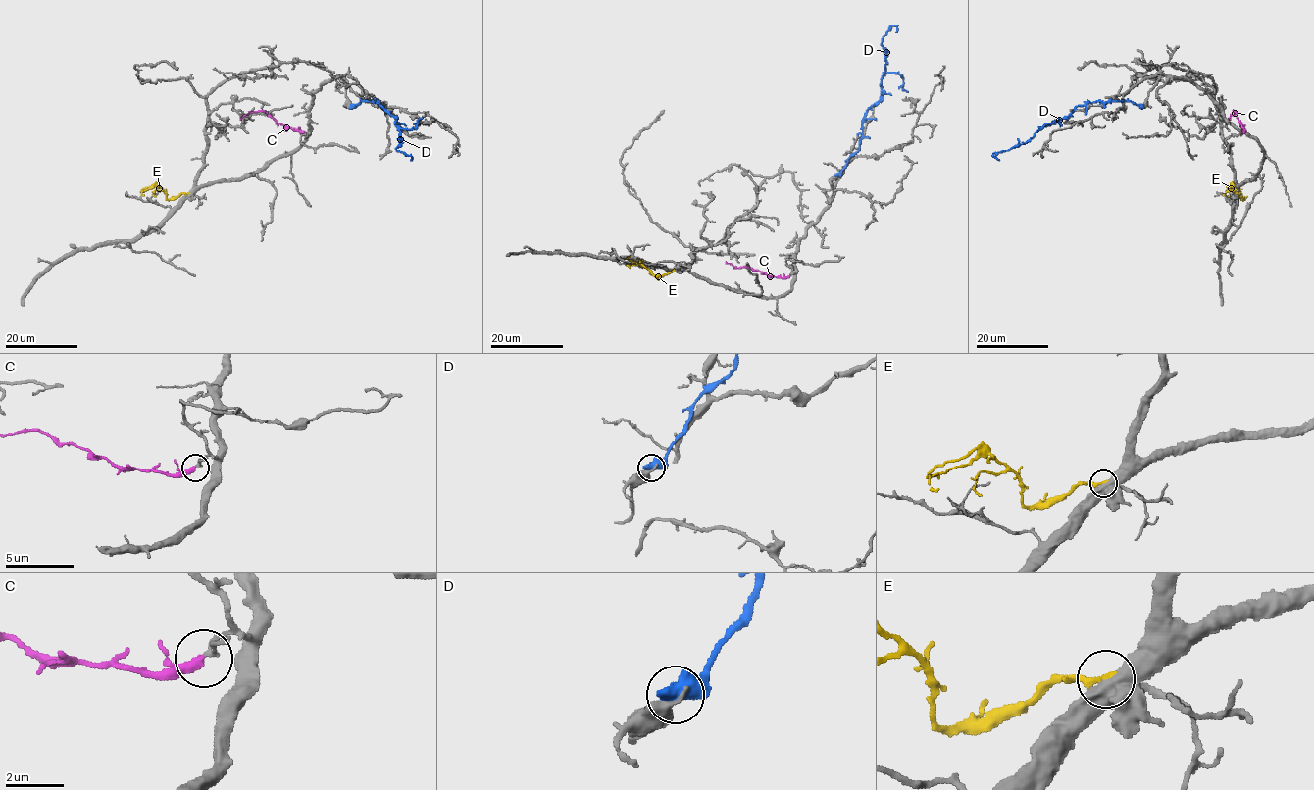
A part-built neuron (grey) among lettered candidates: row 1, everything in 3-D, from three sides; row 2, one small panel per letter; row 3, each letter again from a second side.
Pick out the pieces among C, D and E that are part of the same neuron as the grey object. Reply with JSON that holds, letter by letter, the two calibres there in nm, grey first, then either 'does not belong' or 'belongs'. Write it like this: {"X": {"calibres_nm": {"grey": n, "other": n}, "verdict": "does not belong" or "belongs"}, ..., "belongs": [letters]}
{"C": {"calibres_nm": {"grey": 160, "other": 400}, "verdict": "does not belong"}, "D": {"calibres_nm": {"grey": 400, "other": 750}, "verdict": "does not belong"}, "E": {"calibres_nm": {"grey": 500, "other": 240}, "verdict": "does not belong"}, "belongs": []}

